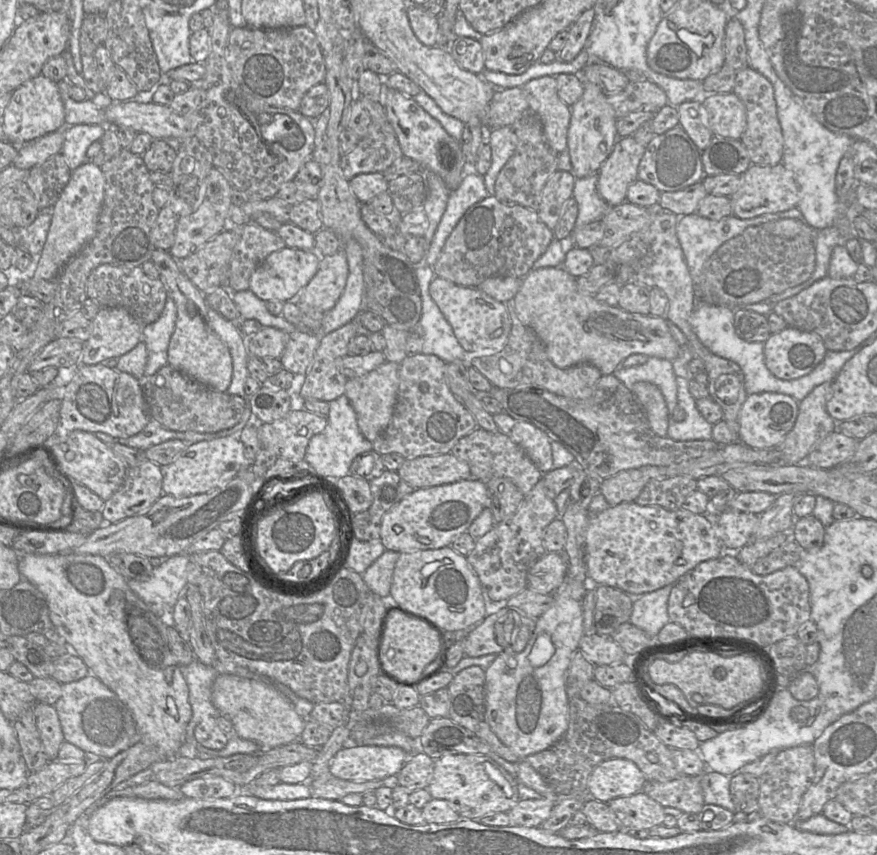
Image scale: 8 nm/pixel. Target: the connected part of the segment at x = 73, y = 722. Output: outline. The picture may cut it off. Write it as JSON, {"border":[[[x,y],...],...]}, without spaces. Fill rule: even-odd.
{"border":[[[92,674],[75,682],[63,683],[61,696],[53,706],[60,720],[64,741],[77,746],[90,758],[109,760],[141,740],[130,710]]]}

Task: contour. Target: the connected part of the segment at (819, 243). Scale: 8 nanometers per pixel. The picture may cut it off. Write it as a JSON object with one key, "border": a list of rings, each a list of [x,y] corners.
{"border":[[[834,225],[818,230],[815,245],[816,266],[811,277],[802,284],[789,288],[782,293],[773,295],[761,303],[776,304],[799,294],[803,290],[811,287],[815,282],[827,277],[831,253],[836,245],[844,245],[844,241]]]}

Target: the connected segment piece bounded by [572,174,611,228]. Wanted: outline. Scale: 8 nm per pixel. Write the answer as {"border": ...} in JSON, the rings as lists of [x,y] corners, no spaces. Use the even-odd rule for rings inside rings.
{"border":[[[597,174],[576,178],[572,198],[578,204],[576,228],[601,219],[611,208],[597,191]]]}

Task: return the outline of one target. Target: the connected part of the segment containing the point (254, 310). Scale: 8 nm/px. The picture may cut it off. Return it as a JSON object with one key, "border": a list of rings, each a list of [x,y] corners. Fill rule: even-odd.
{"border":[[[250,289],[236,292],[233,295],[233,301],[243,320],[255,319],[263,327],[277,328],[286,333],[298,329],[297,326],[288,322],[283,316],[272,315],[266,307],[266,302],[258,298]]]}

